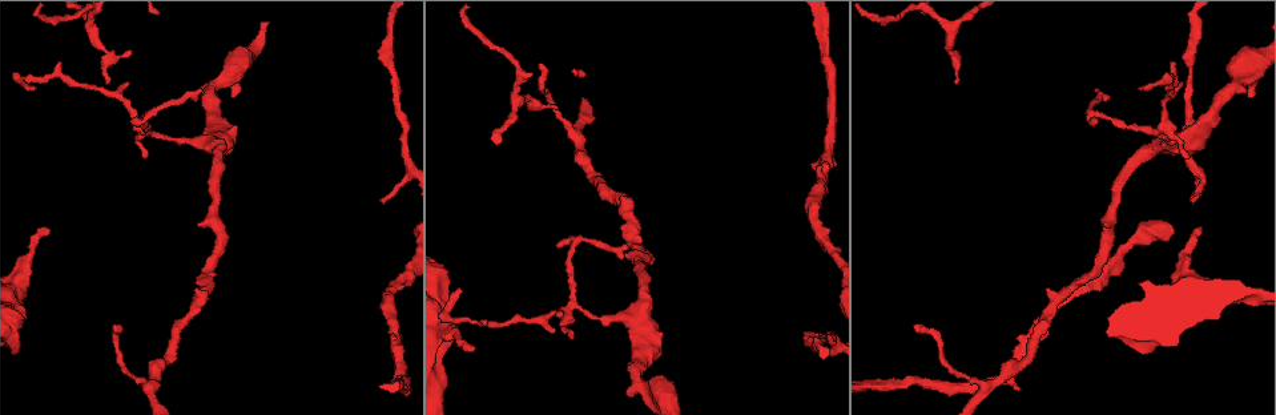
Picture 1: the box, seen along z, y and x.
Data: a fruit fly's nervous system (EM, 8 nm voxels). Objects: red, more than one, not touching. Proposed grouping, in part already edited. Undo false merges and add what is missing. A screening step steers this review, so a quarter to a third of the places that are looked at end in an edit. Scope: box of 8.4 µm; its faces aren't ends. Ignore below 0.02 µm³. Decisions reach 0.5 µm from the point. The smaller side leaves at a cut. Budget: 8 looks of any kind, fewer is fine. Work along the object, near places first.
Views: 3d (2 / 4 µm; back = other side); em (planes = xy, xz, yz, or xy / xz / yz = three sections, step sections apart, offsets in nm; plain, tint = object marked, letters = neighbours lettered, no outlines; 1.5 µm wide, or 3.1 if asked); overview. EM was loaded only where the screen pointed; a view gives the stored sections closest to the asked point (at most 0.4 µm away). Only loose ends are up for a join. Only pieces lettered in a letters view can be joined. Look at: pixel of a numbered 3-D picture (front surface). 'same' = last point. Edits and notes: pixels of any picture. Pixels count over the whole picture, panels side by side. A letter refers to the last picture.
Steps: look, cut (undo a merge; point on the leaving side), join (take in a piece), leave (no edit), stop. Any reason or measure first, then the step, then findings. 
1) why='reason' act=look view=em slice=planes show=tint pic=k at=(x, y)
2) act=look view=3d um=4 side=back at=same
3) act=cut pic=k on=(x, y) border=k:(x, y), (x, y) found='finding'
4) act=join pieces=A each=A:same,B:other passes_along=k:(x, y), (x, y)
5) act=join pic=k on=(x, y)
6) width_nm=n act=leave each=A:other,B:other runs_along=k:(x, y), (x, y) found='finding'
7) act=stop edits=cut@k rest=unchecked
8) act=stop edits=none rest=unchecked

why='branch stops here' act=look view=em slice=xy step=4 show=tint pic=1 at=(1198, 234)

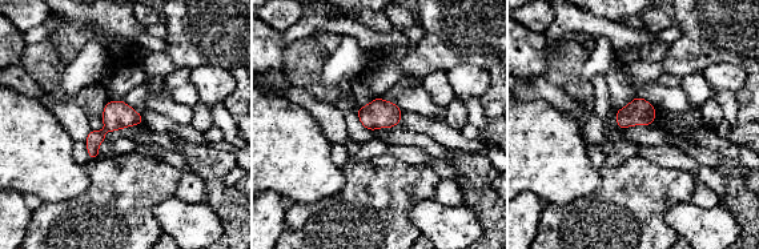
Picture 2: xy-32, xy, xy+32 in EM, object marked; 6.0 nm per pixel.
why='cut it another way' act=look view=em slice=planes show=letters at=same

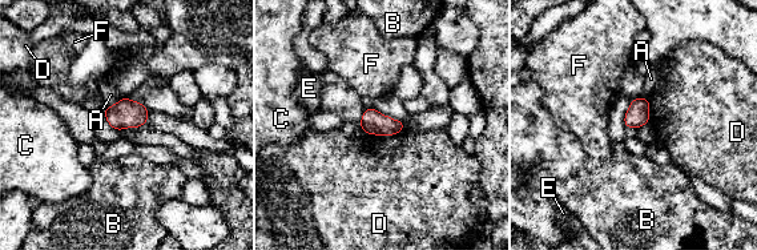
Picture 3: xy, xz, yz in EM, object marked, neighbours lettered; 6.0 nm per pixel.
width_nm=140 act=leave each=A:other,B:other,C:other,D:other,E:other,F:other border=3:(405, 128), (393, 134), (367, 134) found='no lettered piece goes on from it'

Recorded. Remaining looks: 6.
why='thin end' act=look view=em slice=xy step=4 show=tint pic=1 at=(1098, 92)

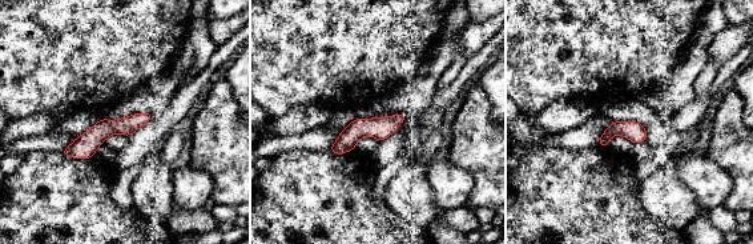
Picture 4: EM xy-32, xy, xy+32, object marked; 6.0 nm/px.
why='cut it another way' act=look view=em slice=planes show=letters at=same

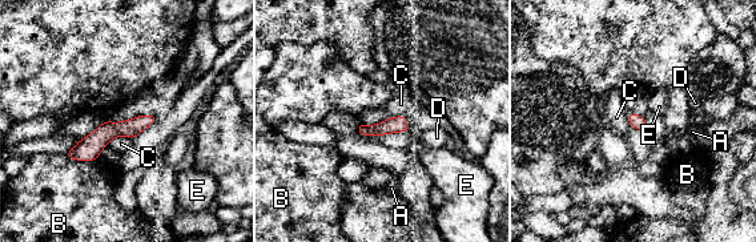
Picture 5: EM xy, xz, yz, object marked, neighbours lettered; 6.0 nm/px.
act=leave each=A:other,B:other,C:other,D:other,E:other border=5:(133, 138), (116, 136), (107, 145) found='no lettered piece goes on from it'

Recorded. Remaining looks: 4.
why='thin neck' act=look view=3d um=4 pic=1 at=(1189, 71)

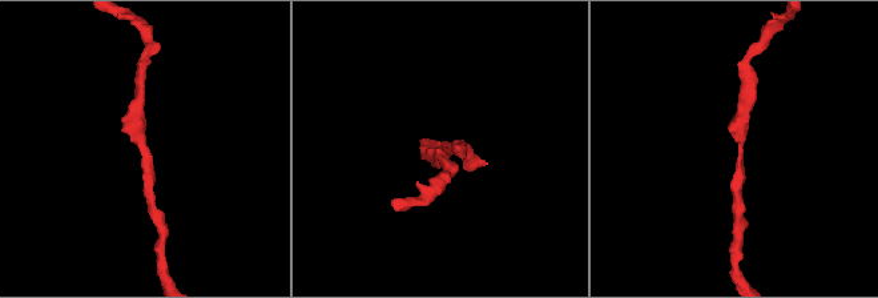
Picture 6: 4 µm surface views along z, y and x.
why='now the EM' act=look view=em slice=planes show=letters pic=6 at=(140, 152)

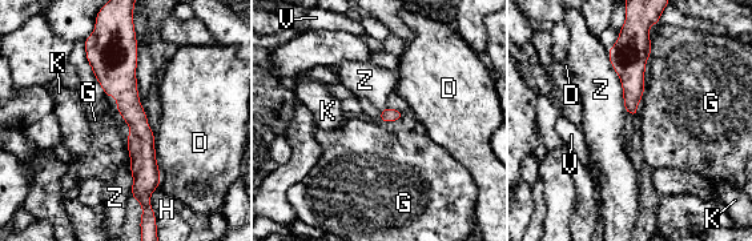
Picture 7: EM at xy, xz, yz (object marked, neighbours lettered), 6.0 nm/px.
longest_contact=Z:380nm act=leave each=D:other,G:other,H:other,K:other,V:other,Z:other runs_along=7:(117, 39), (144, 196) found='one cell here'

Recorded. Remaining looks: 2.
act=stop edits=none rest=unchecked

